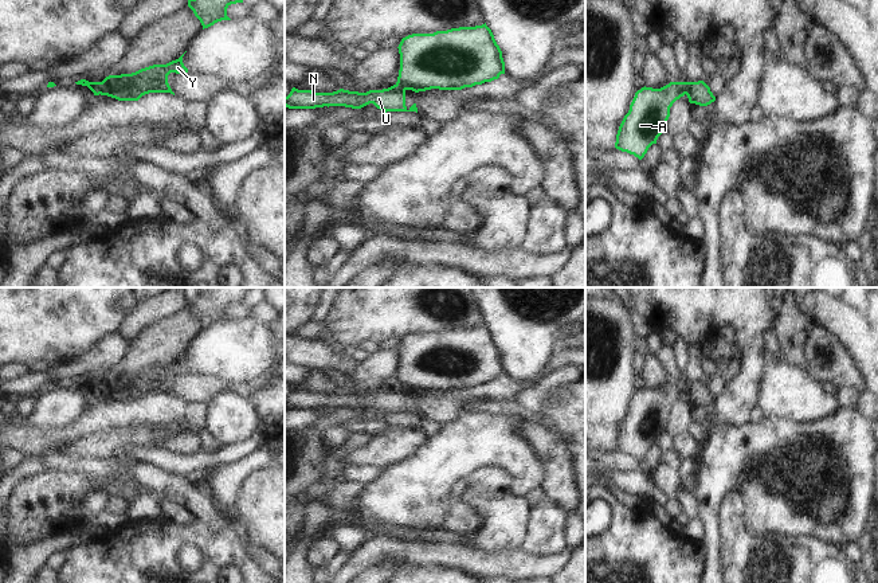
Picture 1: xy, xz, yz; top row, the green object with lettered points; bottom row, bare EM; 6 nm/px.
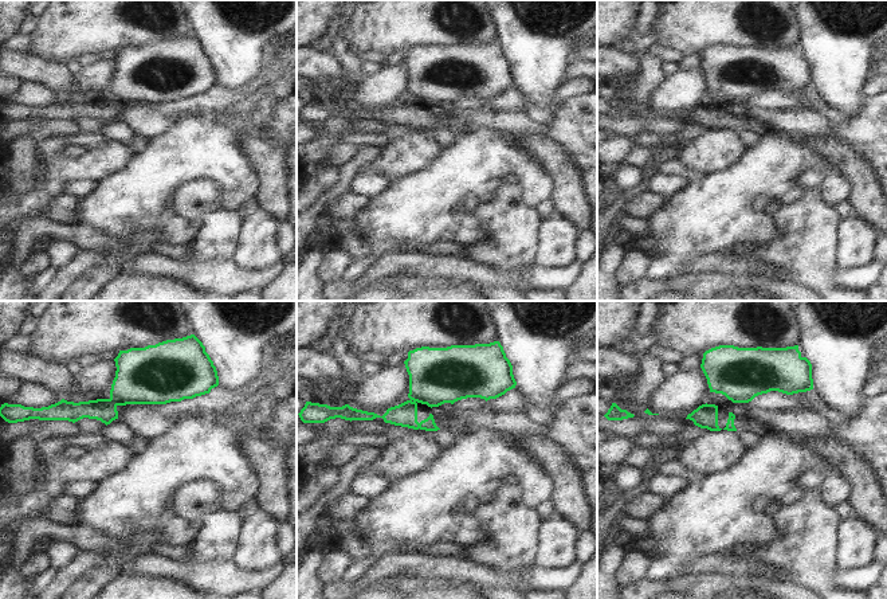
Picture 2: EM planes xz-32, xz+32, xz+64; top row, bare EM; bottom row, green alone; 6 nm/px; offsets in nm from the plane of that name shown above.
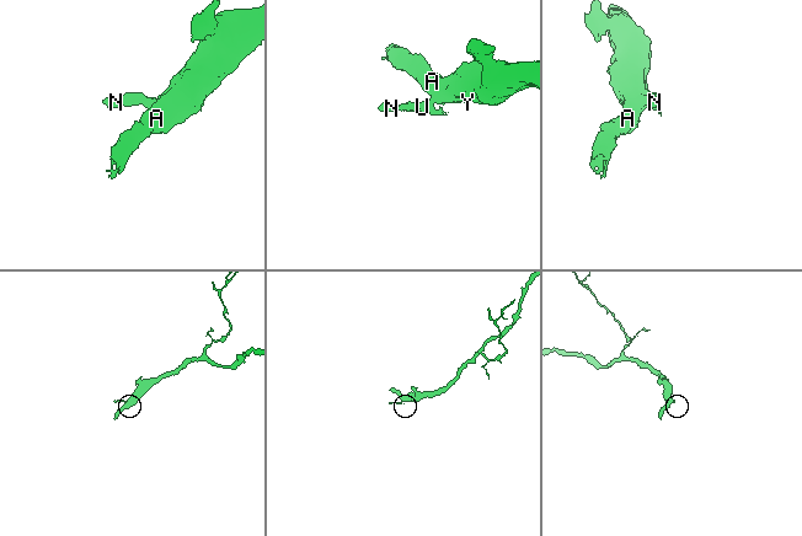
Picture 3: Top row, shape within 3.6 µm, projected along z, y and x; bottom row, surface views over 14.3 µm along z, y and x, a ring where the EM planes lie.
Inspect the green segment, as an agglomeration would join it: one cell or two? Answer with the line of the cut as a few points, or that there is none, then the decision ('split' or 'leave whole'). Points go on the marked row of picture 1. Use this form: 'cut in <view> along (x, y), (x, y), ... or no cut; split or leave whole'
cut in xy along (98, 82), (101, 93); split

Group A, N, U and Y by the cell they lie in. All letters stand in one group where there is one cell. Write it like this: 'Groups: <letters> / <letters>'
Groups: A Y / N U.

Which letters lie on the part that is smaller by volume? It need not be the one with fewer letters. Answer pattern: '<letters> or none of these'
N, U.

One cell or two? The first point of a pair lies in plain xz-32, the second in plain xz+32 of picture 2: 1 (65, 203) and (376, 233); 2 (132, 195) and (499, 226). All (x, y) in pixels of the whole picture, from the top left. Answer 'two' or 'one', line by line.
1: two
2: two

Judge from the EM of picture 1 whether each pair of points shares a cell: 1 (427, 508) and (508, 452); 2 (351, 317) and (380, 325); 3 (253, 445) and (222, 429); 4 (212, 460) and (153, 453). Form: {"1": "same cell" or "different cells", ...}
{"1": "same cell", "2": "same cell", "3": "different cells", "4": "same cell"}

